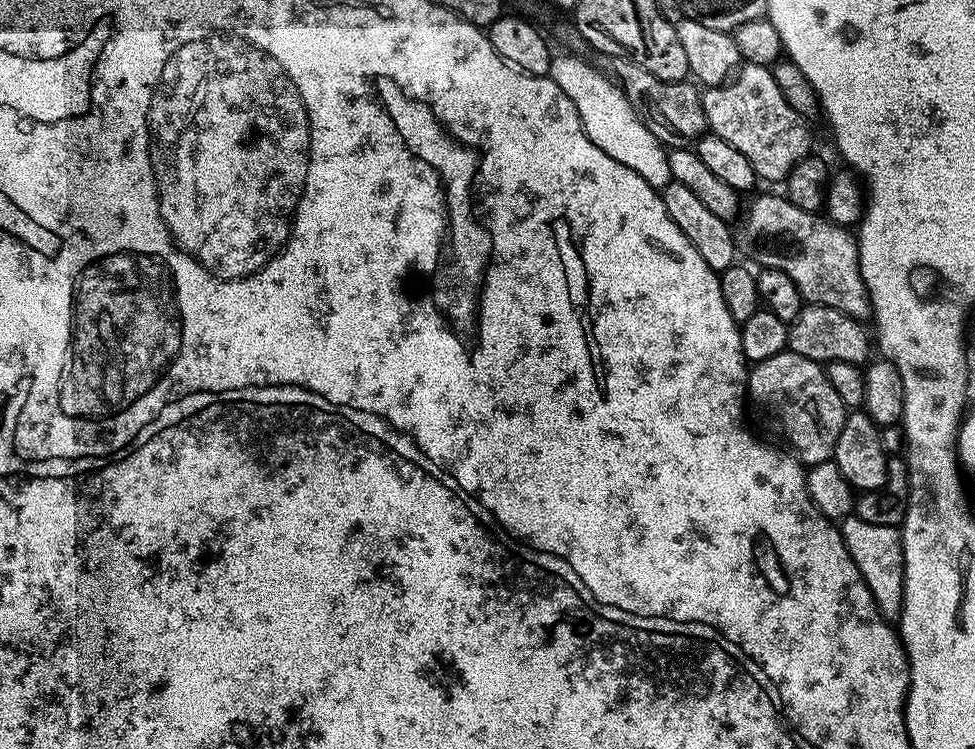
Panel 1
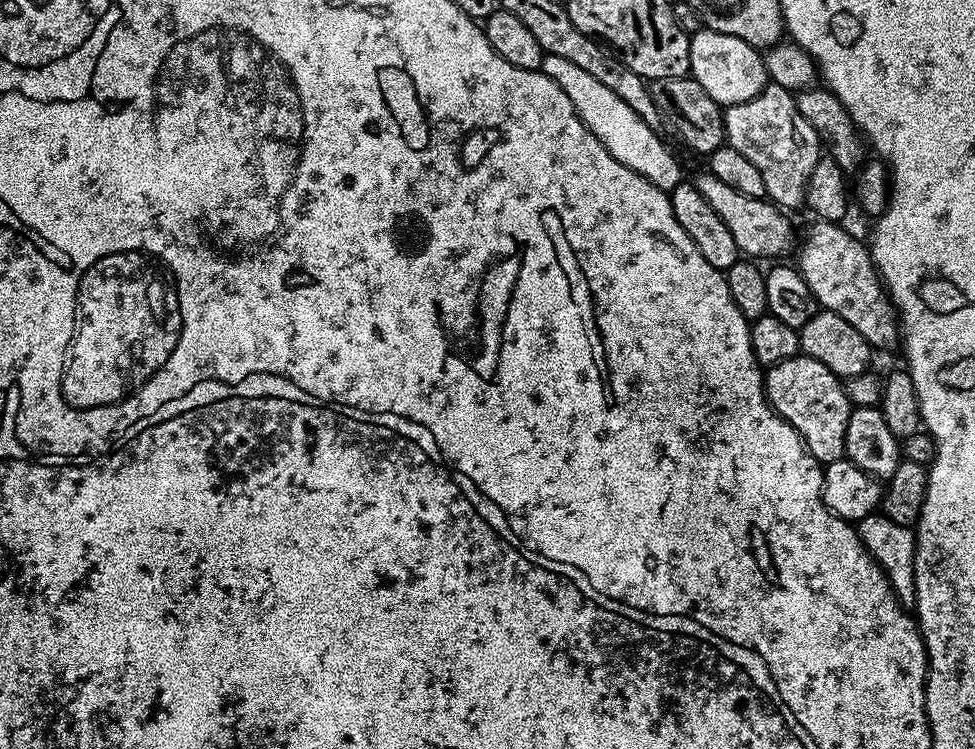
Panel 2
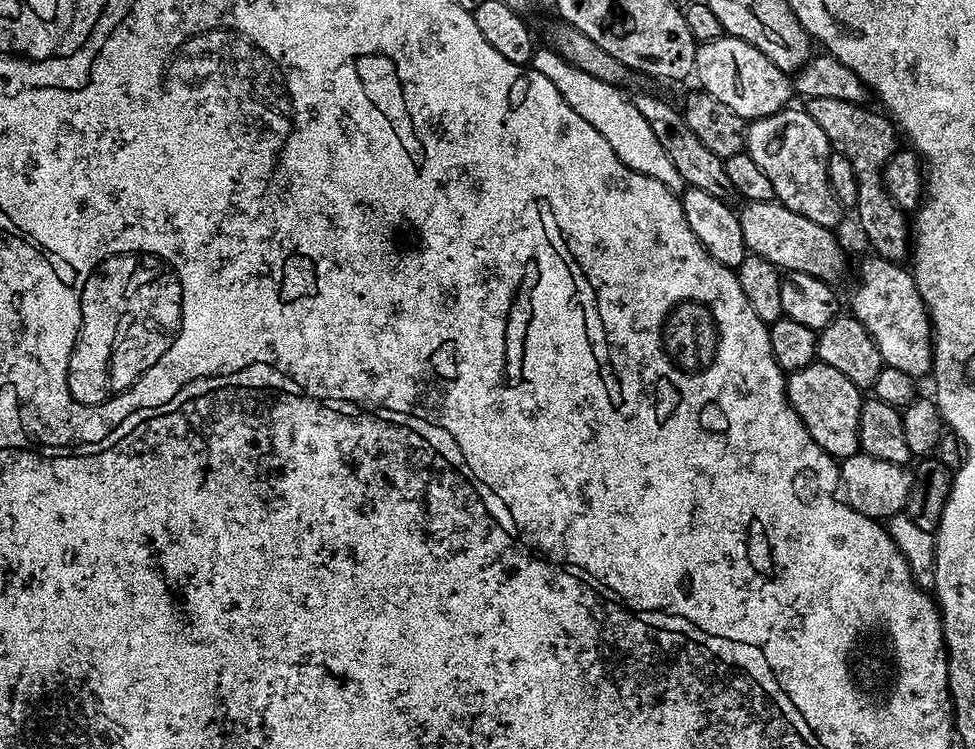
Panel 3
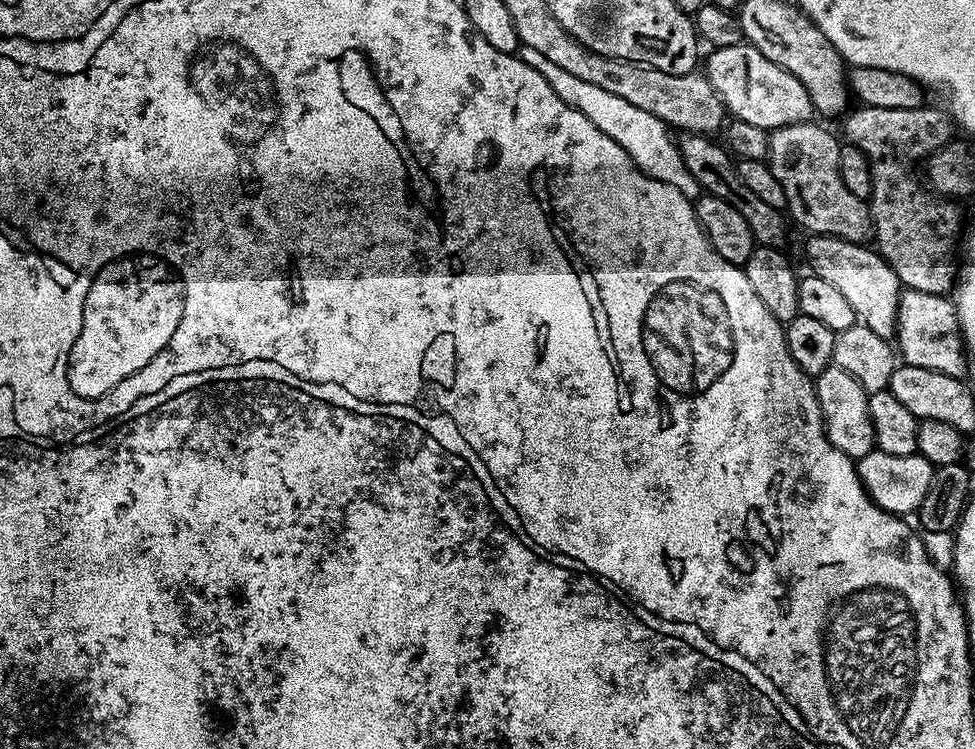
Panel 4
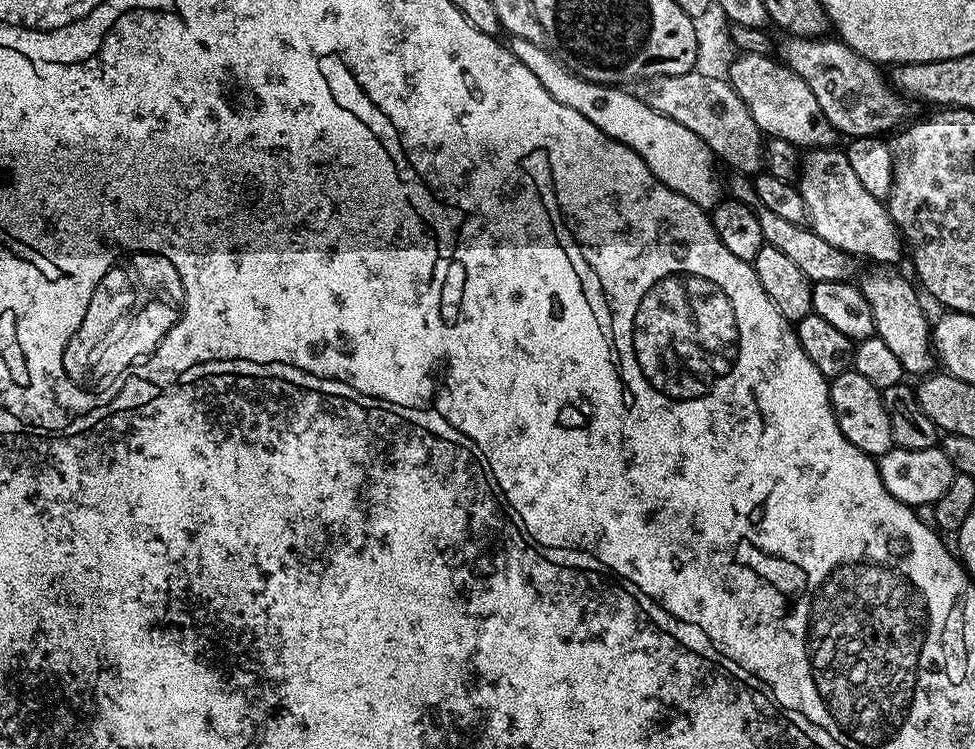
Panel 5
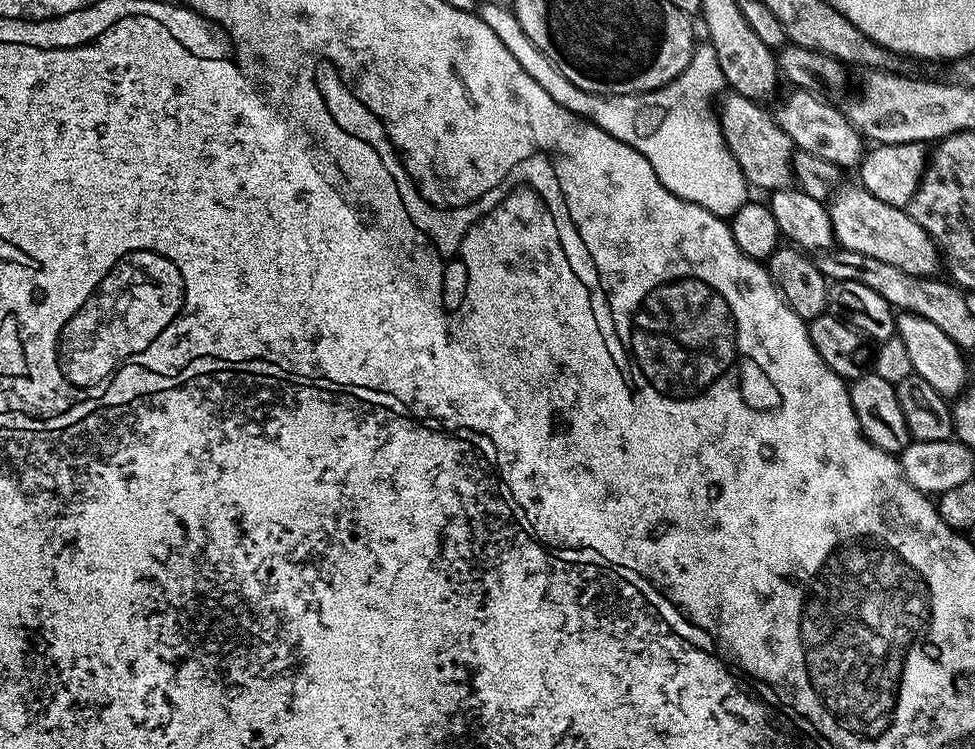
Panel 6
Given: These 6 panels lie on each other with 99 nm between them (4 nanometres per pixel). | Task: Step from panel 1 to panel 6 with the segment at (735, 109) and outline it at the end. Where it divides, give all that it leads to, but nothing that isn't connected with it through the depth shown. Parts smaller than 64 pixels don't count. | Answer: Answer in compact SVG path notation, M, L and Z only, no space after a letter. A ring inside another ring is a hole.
M844 186L831 197L828 213L836 235L835 243L839 247L854 250L858 254L870 254L870 258L879 258L890 266L898 266L898 270L906 270L906 274L937 275L936 267L942 264L940 250L930 234L926 234L926 230L922 230L922 226L910 218L907 210L878 202L878 198L874 198L874 194L865 188Z

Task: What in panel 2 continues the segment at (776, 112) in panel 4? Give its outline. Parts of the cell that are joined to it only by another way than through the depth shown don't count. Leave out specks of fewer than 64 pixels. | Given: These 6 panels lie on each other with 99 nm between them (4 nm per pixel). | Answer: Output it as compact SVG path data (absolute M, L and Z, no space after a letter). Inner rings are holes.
M701 27L699 32L693 32L690 36L690 76L721 106L746 102L764 91L770 83L761 49L742 42L742 38L706 27Z

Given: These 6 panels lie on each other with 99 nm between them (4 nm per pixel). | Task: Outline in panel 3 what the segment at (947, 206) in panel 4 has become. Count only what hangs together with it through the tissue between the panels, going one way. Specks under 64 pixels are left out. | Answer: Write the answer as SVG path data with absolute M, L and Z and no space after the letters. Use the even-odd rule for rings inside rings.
M814 98L808 100L806 111L826 134L832 152L850 158L854 178L858 178L858 198L854 205L860 228L875 255L884 260L904 262L910 256L910 220L905 209L896 205L884 189L884 167L898 151L898 129L887 115L871 112L864 104L842 102L842 98Z

